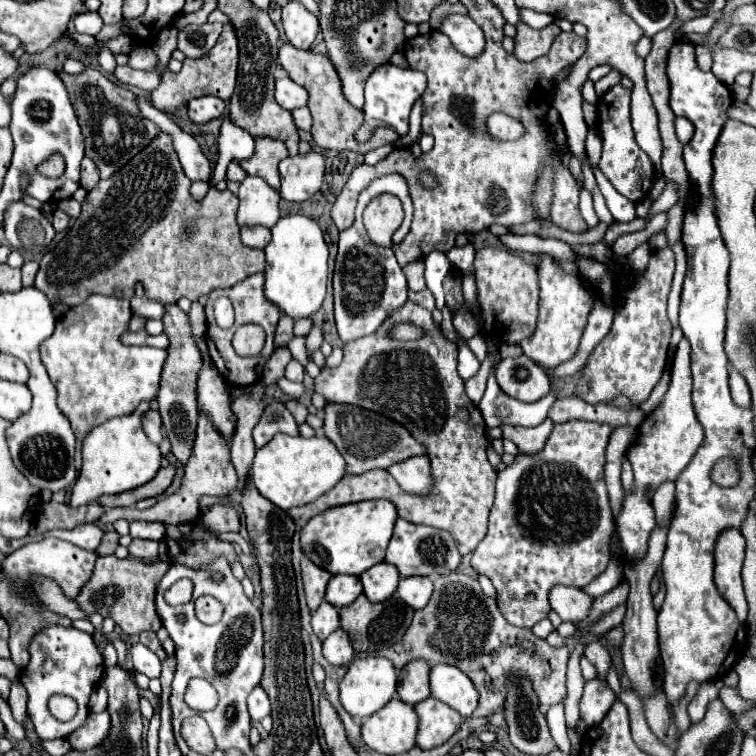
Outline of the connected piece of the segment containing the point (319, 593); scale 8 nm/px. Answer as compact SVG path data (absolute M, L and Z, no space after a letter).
M308 557L302 559L302 583L304 583L304 595L310 611L316 611L318 605L324 601L324 591L326 583L332 575L314 563L308 561Z

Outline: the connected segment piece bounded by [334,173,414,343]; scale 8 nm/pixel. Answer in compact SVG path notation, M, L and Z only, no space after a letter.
M398 173L382 175L374 181L370 181L370 185L360 193L354 225L346 231L340 231L338 255L336 255L336 267L334 267L334 315L336 315L336 327L338 327L338 335L340 335L342 343L376 333L376 329L406 303L408 287L406 287L402 267L398 265L398 261L394 257L394 251L390 247L376 245L368 237L364 223L362 223L362 211L376 193L392 193L392 195L400 197L402 205L404 205L406 215L404 215L402 225L394 231L392 243L400 243L404 239L404 235L410 229L410 221L412 221L412 211L414 211L412 197L408 193L408 183L402 175L398 175Z

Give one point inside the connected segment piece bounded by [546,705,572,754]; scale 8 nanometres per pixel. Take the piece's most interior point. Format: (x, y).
(555, 715)

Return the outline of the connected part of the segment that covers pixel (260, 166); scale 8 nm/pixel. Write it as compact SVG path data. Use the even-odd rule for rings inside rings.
M256 137L256 149L254 155L246 161L240 161L242 169L248 175L262 177L270 187L280 189L280 173L278 163L288 155L288 149L282 141L272 137Z

